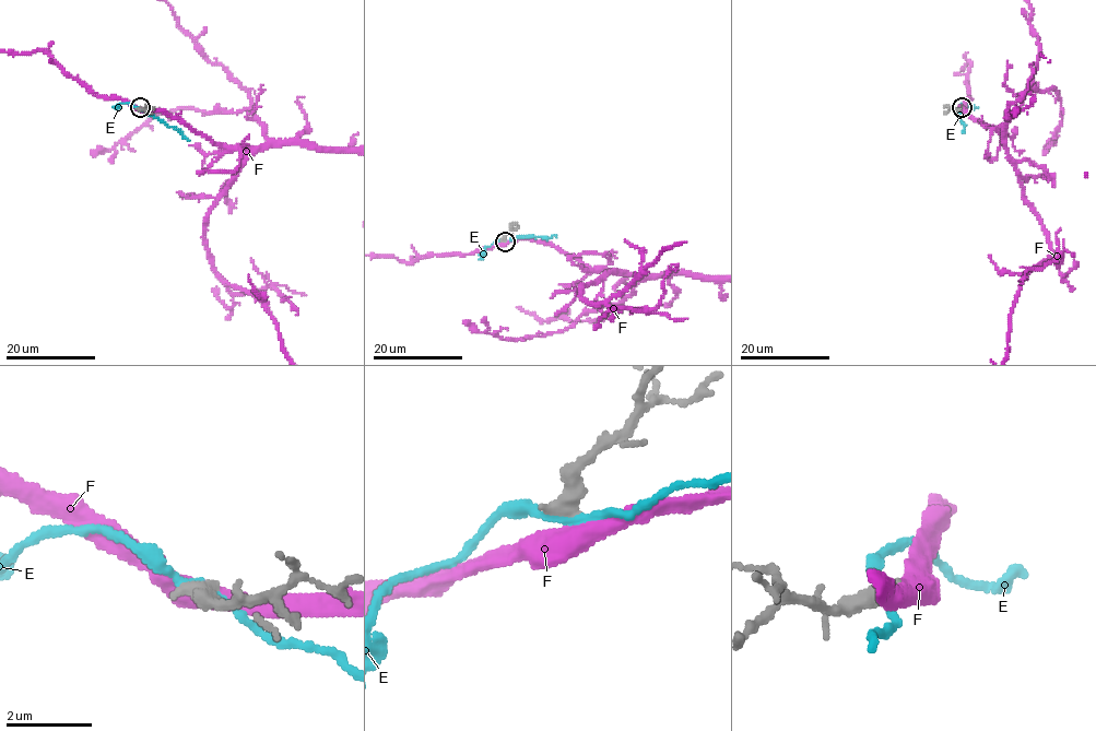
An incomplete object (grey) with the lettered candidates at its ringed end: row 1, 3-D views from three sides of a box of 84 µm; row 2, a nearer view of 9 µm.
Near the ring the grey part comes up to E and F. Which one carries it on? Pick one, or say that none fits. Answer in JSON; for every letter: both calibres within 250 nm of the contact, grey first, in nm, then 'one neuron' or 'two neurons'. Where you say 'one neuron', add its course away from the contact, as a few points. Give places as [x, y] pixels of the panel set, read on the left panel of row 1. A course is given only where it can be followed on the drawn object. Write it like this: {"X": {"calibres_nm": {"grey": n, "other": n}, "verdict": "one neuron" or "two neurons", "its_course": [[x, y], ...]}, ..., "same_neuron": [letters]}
{"E": {"calibres_nm": {"grey": 480, "other": 170}, "verdict": "two neurons"}, "F": {"calibres_nm": {"grey": 440, "other": 480}, "verdict": "two neurons"}, "same_neuron": []}

